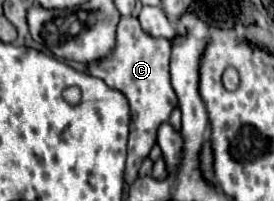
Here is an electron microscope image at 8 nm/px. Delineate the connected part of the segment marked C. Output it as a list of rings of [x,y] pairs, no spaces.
[[[122,17],[118,23],[116,47],[112,53],[98,63],[90,63],[90,75],[100,77],[106,85],[122,91],[130,103],[130,139],[128,139],[128,159],[126,159],[126,183],[130,185],[138,177],[138,169],[144,157],[148,157],[152,145],[156,143],[156,131],[160,123],[168,121],[172,109],[178,107],[178,97],[170,83],[168,71],[170,41],[154,39],[142,31],[138,19]]]

